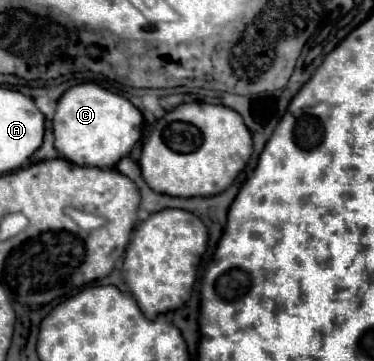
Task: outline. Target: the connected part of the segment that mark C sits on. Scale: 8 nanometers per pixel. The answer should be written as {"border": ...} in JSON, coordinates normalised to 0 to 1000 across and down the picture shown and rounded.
{"border":[[[249,227],[206,233],[184,244],[152,283],[152,310],[139,330],[147,410],[174,443],[195,454],[302,465],[377,382],[377,343],[382,316],[340,271]]]}

